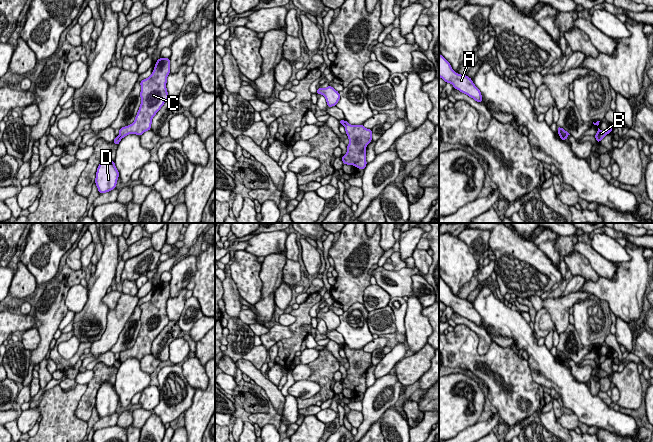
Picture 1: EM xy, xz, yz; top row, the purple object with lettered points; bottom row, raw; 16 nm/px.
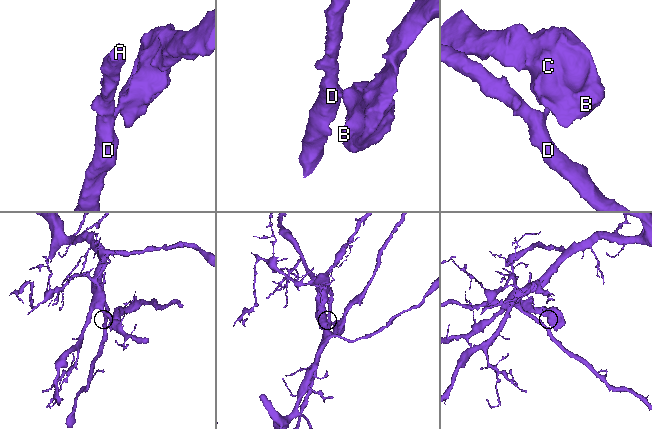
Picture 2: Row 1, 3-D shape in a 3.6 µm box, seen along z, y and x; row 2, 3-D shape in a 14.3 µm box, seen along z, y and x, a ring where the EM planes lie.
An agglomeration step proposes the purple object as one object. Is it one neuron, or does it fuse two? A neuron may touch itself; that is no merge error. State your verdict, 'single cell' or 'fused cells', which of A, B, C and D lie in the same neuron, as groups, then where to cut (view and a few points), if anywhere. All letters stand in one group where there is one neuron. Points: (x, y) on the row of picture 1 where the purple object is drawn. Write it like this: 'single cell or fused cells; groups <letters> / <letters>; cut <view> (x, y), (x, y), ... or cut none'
fused cells; groups A D / B C; cut xz (344, 120), (343, 124)

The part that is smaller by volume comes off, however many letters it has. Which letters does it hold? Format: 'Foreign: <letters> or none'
Foreign: B, C

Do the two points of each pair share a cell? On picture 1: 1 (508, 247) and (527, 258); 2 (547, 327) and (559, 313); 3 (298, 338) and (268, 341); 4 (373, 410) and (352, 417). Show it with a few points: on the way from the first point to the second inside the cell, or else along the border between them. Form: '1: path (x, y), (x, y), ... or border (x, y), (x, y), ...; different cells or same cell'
1: path (513, 250), (522, 258); same cell
2: border (536, 311), (545, 309), (555, 325); different cells
3: border (289, 326), (292, 335), (275, 343); different cells
4: border (361, 411), (363, 421), (357, 428); different cells

